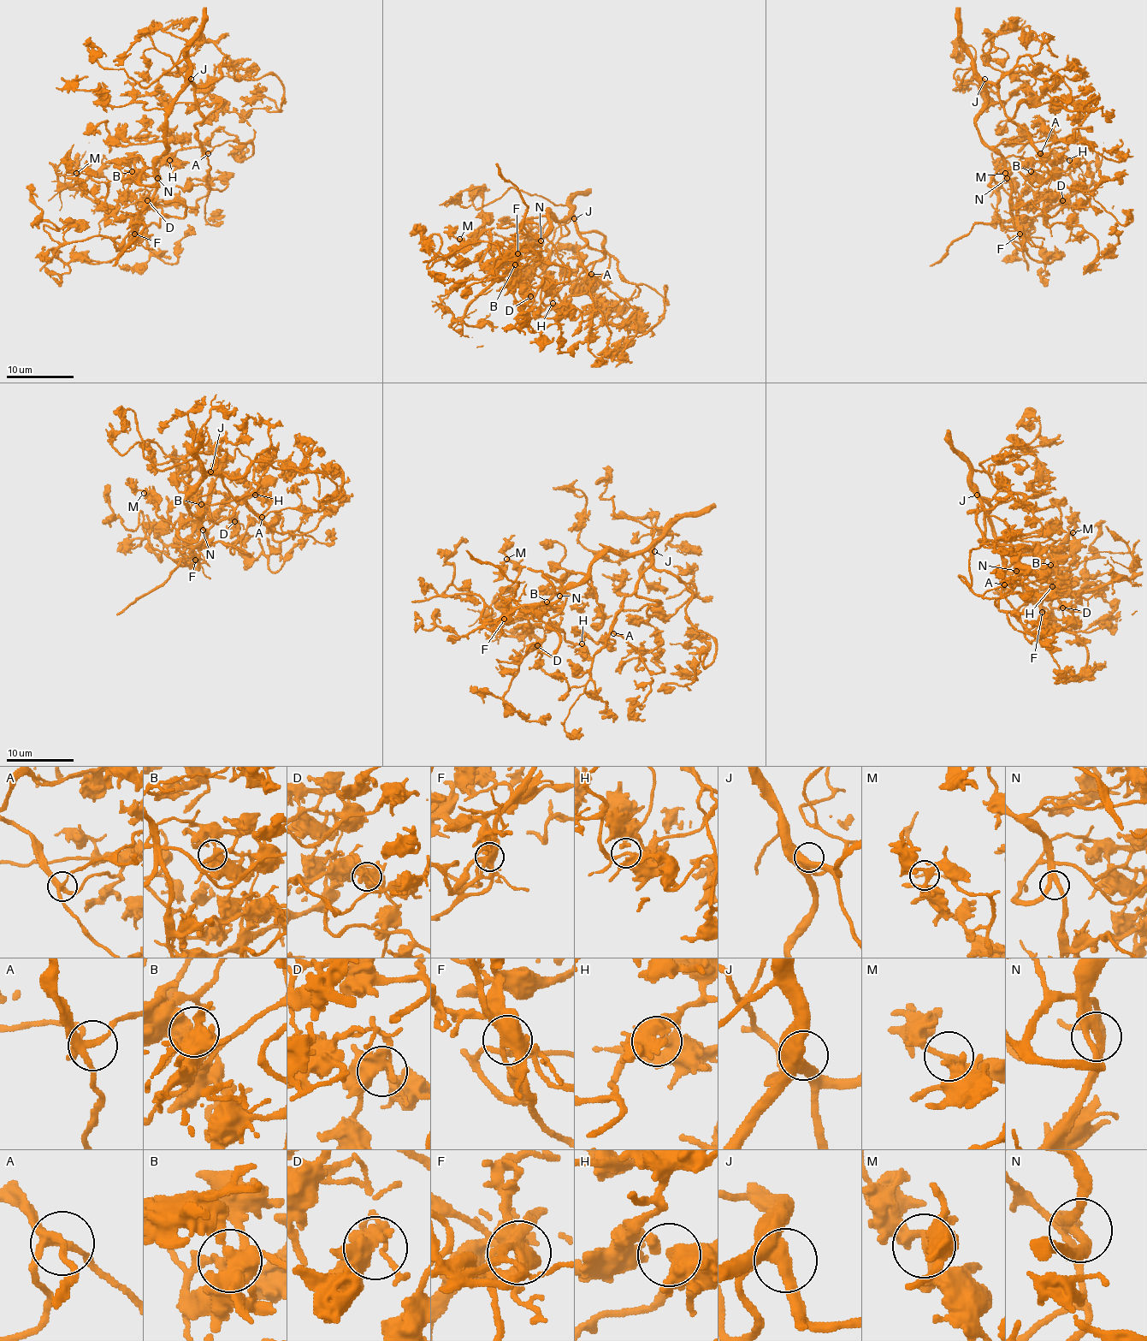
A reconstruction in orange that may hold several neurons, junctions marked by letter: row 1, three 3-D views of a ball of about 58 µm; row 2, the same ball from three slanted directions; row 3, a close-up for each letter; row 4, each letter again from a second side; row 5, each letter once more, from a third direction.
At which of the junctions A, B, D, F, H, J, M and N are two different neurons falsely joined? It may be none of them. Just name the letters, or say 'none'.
F

